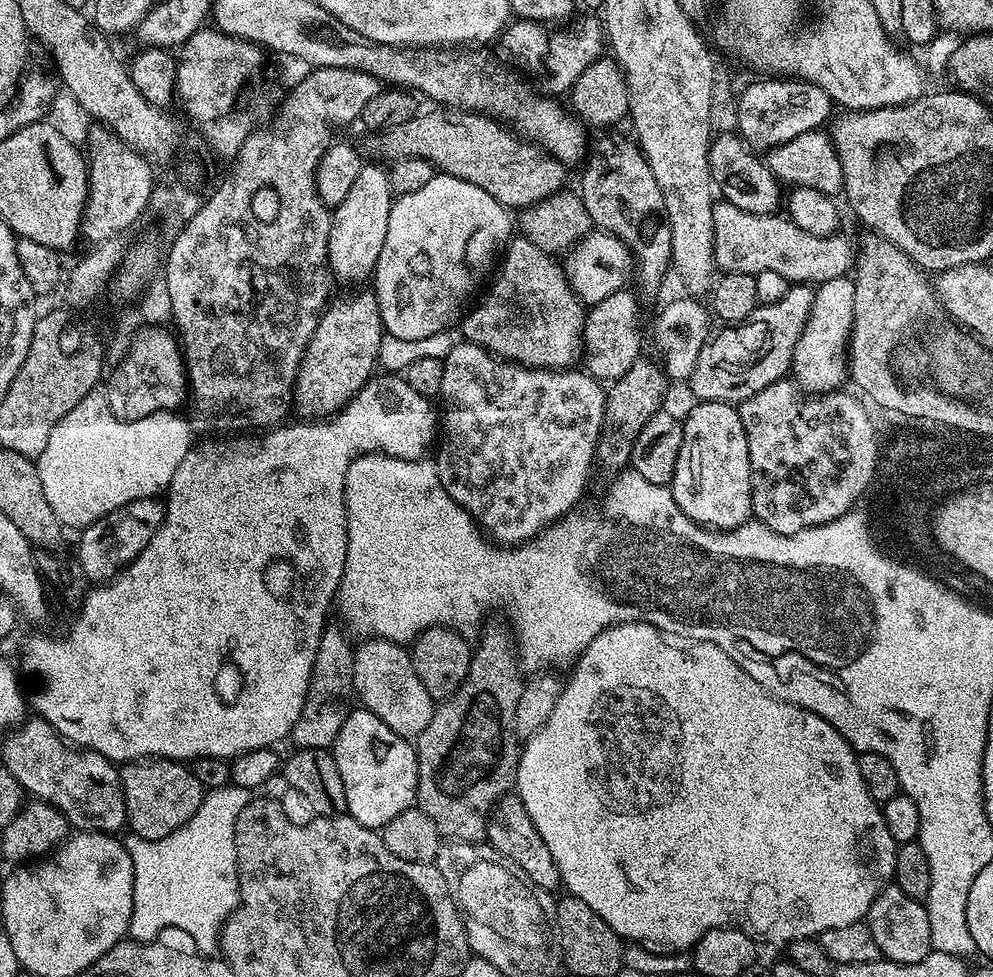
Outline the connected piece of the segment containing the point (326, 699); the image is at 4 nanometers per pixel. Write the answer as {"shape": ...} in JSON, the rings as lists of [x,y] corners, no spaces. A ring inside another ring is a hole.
{"shape":[[[335,622],[325,624],[318,642],[318,654],[314,654],[314,670],[310,674],[306,702],[302,706],[302,714],[298,714],[298,722],[294,722],[290,737],[296,748],[331,749],[338,738],[338,730],[342,730],[342,722],[346,722],[354,707],[355,657],[354,644],[348,641],[347,634]]]}

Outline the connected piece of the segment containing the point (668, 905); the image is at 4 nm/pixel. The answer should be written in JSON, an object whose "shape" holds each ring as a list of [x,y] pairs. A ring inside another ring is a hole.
{"shape":[[[614,624],[611,628],[604,628],[602,634],[595,636],[590,646],[586,646],[581,651],[575,664],[576,669],[573,670],[572,677],[567,677],[550,718],[546,718],[546,722],[525,739],[528,741],[523,741],[514,788],[520,801],[526,806],[526,814],[530,814],[538,834],[542,834],[542,842],[546,842],[553,862],[558,866],[561,885],[571,895],[582,898],[582,902],[586,902],[586,906],[590,906],[590,910],[594,910],[594,914],[598,914],[598,918],[602,918],[602,922],[606,922],[610,930],[618,933],[621,940],[645,948],[647,952],[665,956],[695,948],[702,934],[715,928],[740,928],[747,936],[751,936],[753,941],[769,940],[772,944],[784,946],[793,940],[819,937],[820,933],[834,926],[859,924],[867,917],[874,898],[878,898],[881,890],[888,887],[894,877],[898,845],[894,842],[894,838],[890,838],[890,830],[886,830],[886,818],[881,805],[877,804],[874,798],[870,798],[870,790],[866,790],[866,782],[862,782],[862,774],[858,770],[856,761],[857,753],[848,745],[846,738],[842,738],[842,734],[838,734],[838,730],[830,726],[830,722],[818,718],[818,714],[810,710],[788,704],[785,700],[779,700],[777,696],[771,696],[761,684],[754,682],[754,678],[750,678],[750,674],[746,674],[746,670],[742,670],[742,666],[738,666],[738,662],[734,662],[734,658],[730,658],[730,654],[726,654],[726,650],[718,650],[718,646],[710,642],[664,632],[653,624]]]}

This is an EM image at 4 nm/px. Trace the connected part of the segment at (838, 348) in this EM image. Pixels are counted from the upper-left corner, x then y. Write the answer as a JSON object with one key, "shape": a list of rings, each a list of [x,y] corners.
{"shape":[[[839,276],[820,284],[815,289],[809,320],[795,348],[791,371],[796,382],[809,392],[837,391],[847,379],[843,358],[852,332],[855,281],[849,276]]]}

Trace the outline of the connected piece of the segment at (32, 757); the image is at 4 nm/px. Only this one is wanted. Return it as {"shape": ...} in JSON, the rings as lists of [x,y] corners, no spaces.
{"shape":[[[39,718],[25,719],[3,744],[2,762],[6,770],[14,774],[21,789],[37,801],[54,805],[73,829],[116,834],[120,827],[123,829],[127,825],[120,768],[113,761],[97,752],[81,750],[69,744]]]}

